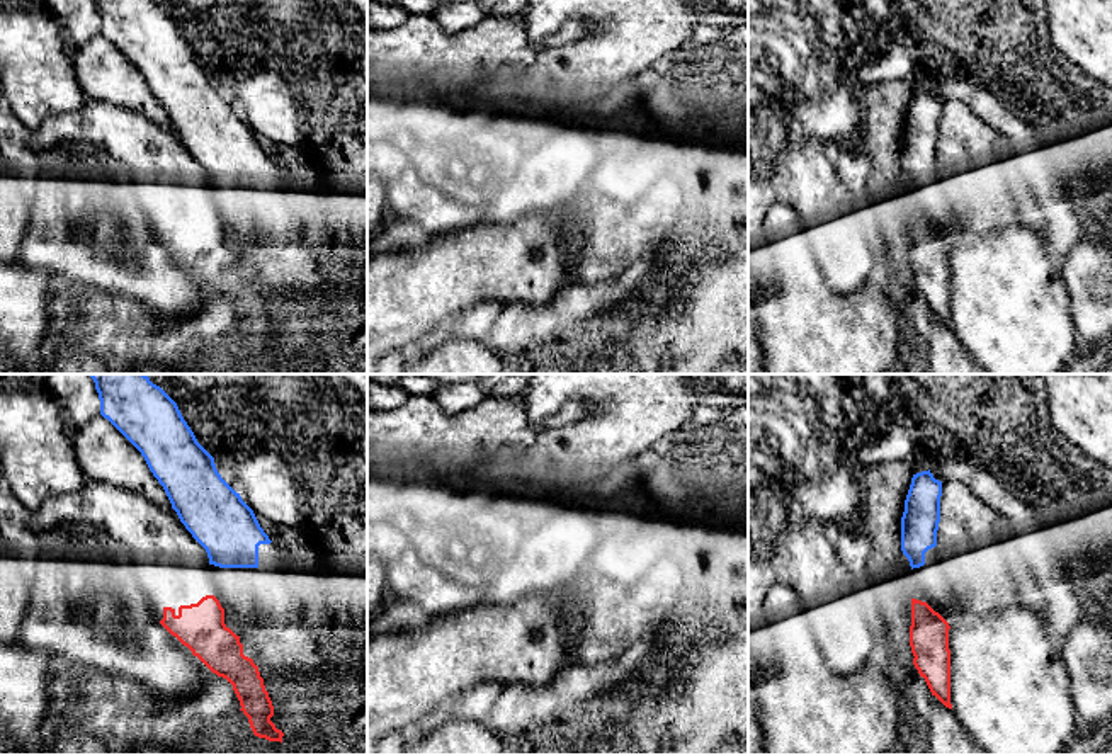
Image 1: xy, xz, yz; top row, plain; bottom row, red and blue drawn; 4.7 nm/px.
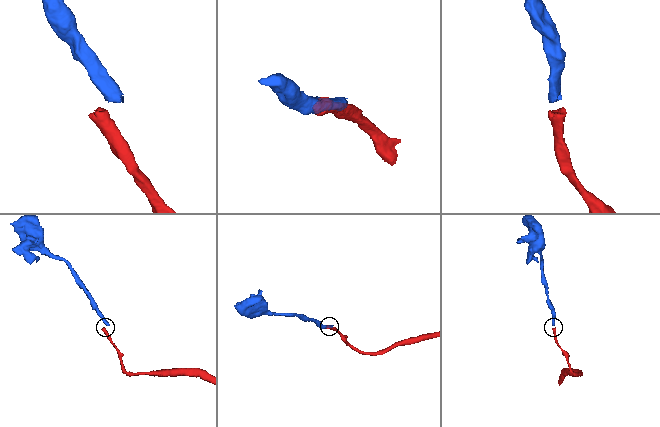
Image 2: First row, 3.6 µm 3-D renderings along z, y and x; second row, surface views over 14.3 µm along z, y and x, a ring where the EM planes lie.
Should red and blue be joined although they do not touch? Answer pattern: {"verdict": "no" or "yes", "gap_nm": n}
{"verdict": "no", "gap_nm": 140}

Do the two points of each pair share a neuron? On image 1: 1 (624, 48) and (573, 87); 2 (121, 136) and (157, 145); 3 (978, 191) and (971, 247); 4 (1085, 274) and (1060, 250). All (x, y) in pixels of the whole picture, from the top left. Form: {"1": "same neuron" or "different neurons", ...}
{"1": "same neuron", "2": "same neuron", "3": "different neurons", "4": "different neurons"}

